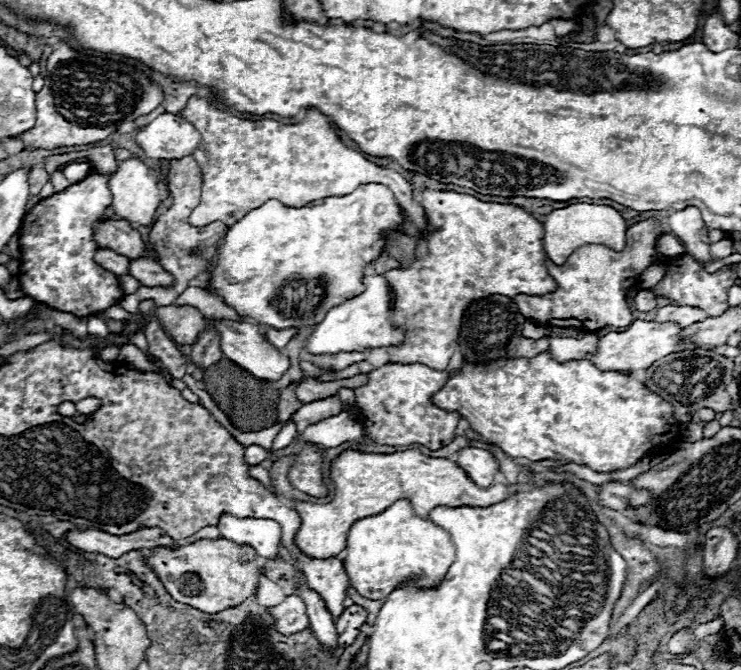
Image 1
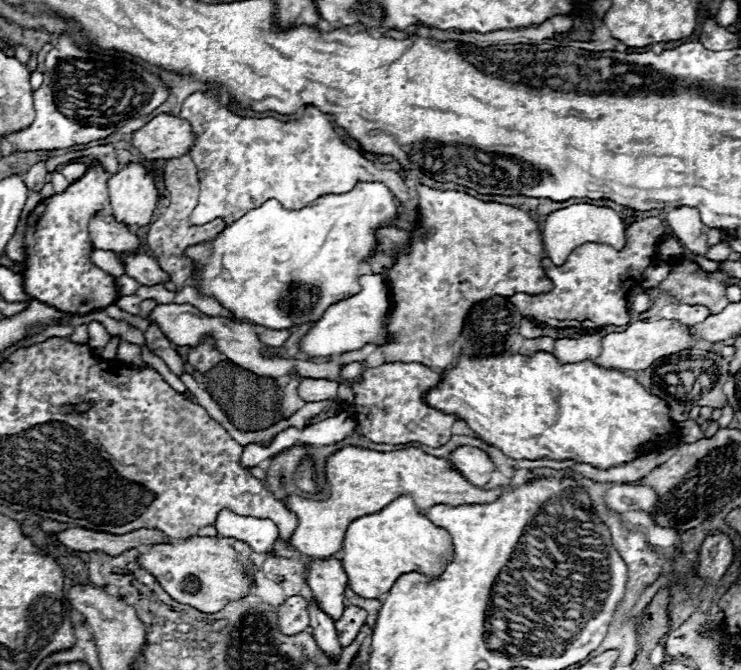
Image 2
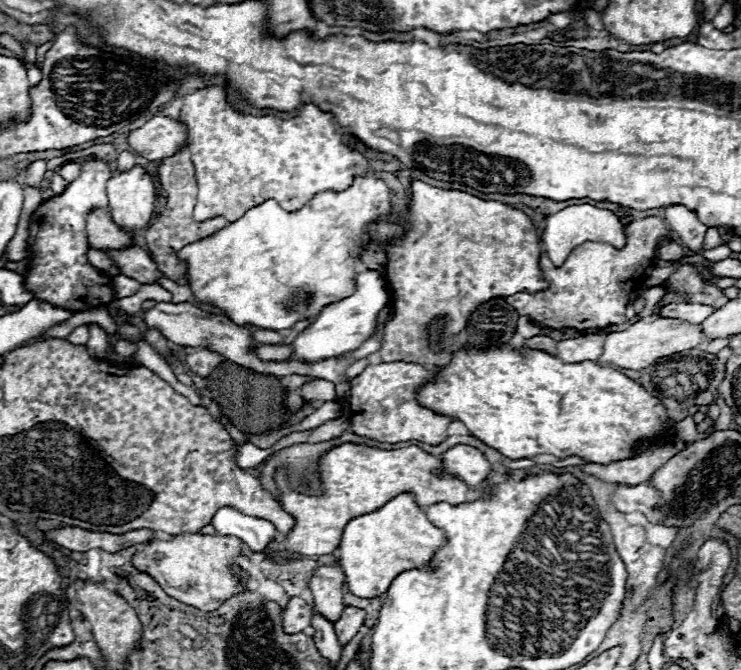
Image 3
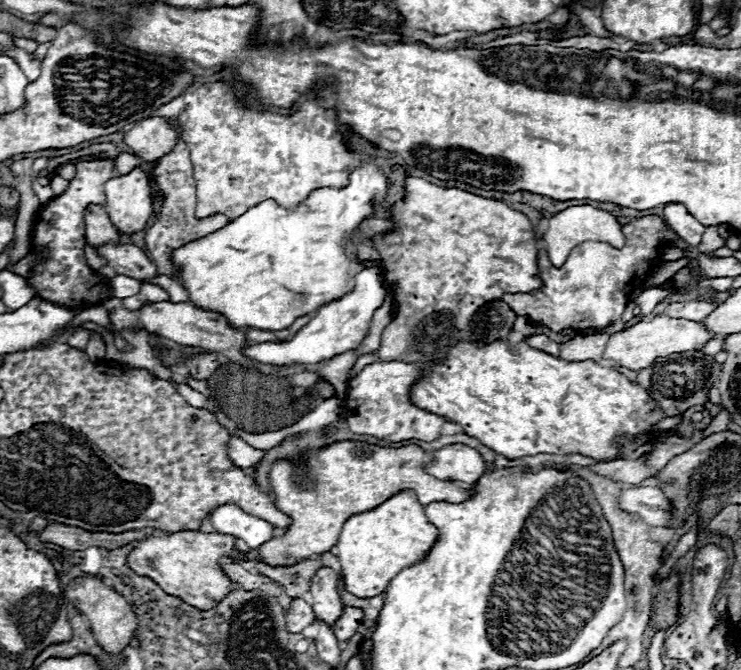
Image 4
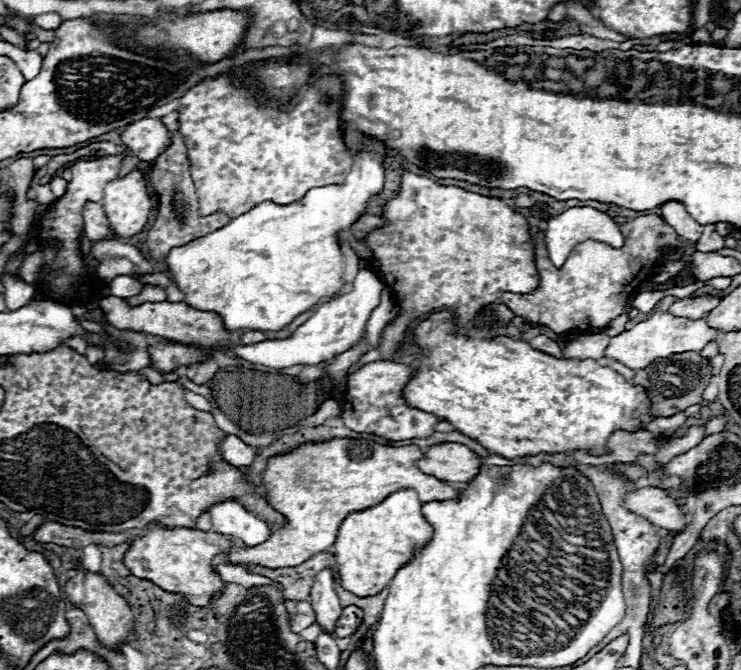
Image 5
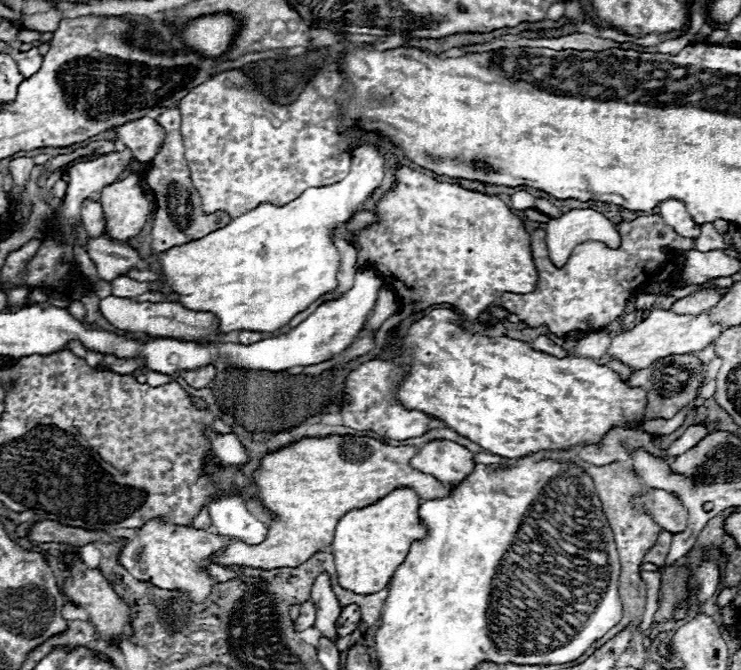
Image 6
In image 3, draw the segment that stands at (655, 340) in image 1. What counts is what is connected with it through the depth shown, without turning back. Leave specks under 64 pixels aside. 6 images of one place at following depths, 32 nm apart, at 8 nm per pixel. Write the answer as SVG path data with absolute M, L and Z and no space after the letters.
M656 318L656 320L640 320L630 324L624 332L612 332L604 340L604 352L598 358L600 364L610 364L612 368L626 368L626 370L642 370L654 364L662 356L670 356L682 350L692 350L702 344L706 338L698 330L696 324L688 324L674 318Z

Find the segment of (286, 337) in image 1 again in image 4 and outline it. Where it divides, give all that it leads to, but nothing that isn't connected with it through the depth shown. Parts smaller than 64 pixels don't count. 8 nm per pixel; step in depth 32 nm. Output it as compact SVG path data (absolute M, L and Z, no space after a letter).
M250 330L248 332L248 342L250 344L262 344L262 342L278 342L274 332L270 330Z

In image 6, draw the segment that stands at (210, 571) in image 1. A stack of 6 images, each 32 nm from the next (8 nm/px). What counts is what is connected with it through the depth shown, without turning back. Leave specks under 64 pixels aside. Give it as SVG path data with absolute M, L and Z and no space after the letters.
M160 518L146 522L136 538L126 540L120 554L120 564L138 580L150 582L164 590L184 590L192 602L204 602L212 592L214 578L204 570L204 564L220 550L224 550L228 538L212 534L208 530L196 530L190 526L166 524Z

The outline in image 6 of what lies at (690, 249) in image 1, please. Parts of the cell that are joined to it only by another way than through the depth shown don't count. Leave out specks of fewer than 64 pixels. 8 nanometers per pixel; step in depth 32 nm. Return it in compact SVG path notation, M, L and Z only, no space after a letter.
M666 200L662 204L658 204L660 208L660 216L662 220L674 228L674 232L682 238L692 238L696 240L702 232L702 226L696 224L690 214L686 212L686 206L680 200Z

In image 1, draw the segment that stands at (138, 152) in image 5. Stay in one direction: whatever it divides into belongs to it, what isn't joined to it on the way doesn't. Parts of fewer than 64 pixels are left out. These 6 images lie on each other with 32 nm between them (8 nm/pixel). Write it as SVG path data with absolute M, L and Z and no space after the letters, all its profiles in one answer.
M162 114L156 120L152 120L148 126L144 126L136 142L150 158L182 158L190 156L200 146L200 134L196 128L176 114Z

